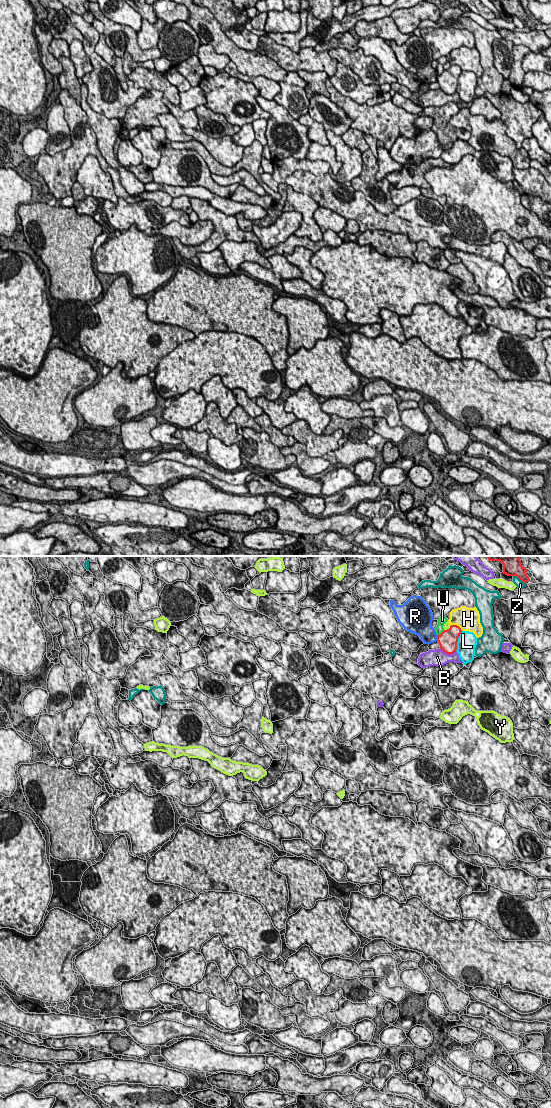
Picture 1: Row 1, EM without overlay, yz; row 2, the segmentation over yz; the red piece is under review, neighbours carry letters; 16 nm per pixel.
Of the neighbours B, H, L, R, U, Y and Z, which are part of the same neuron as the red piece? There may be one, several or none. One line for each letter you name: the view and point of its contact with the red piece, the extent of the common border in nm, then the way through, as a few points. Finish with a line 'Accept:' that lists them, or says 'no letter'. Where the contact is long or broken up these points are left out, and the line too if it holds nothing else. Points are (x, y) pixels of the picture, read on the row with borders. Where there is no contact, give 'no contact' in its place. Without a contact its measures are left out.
Accept: no letter

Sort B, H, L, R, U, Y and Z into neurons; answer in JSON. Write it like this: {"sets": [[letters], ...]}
{"sets": [["B"], ["H"], ["L"], ["R"], ["U"], ["Y"], ["Z"]]}

